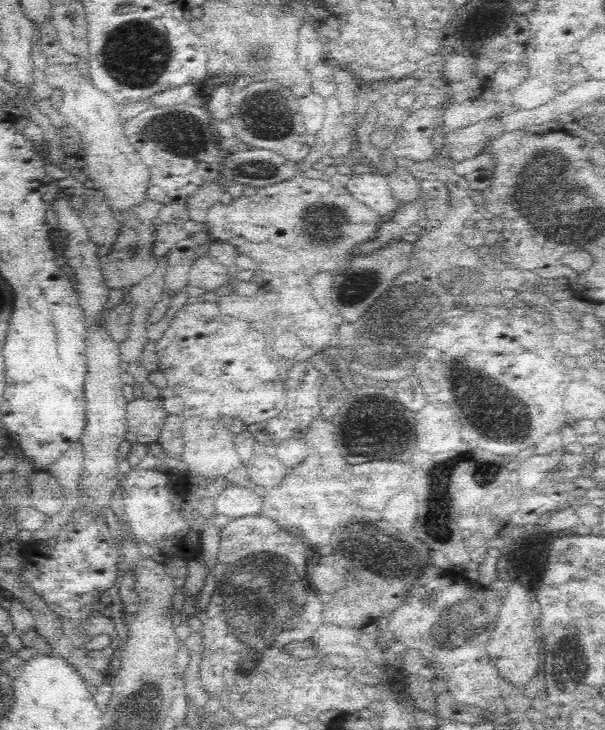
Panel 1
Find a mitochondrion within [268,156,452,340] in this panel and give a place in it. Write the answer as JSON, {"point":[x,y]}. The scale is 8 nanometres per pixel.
{"point":[319,221]}

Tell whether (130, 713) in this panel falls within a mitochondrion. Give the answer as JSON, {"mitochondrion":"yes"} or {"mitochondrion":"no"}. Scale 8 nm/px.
{"mitochondrion":"yes"}

